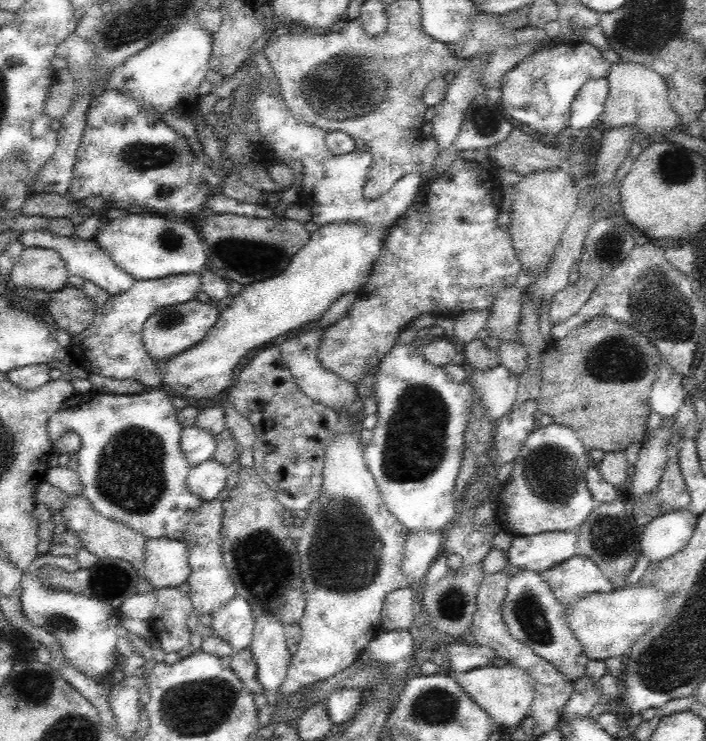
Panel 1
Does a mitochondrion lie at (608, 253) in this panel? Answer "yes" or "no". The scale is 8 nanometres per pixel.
yes

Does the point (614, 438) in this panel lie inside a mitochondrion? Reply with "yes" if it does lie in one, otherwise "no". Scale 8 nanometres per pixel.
no

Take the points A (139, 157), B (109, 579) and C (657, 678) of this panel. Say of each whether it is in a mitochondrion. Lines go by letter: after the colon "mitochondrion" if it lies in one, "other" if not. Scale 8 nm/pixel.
A: mitochondrion
B: mitochondrion
C: mitochondrion

